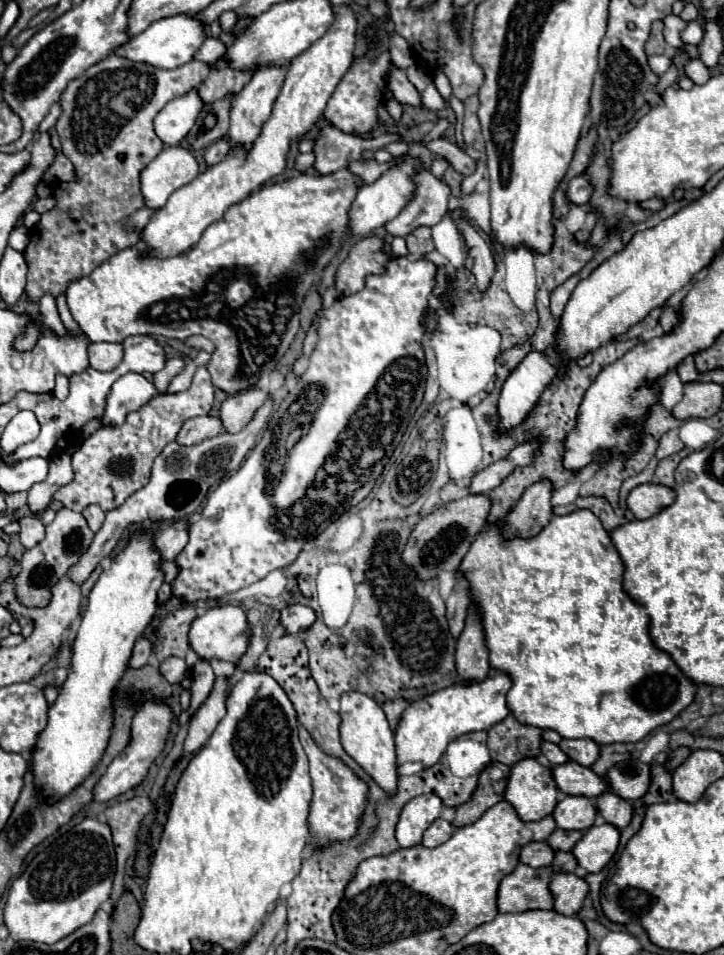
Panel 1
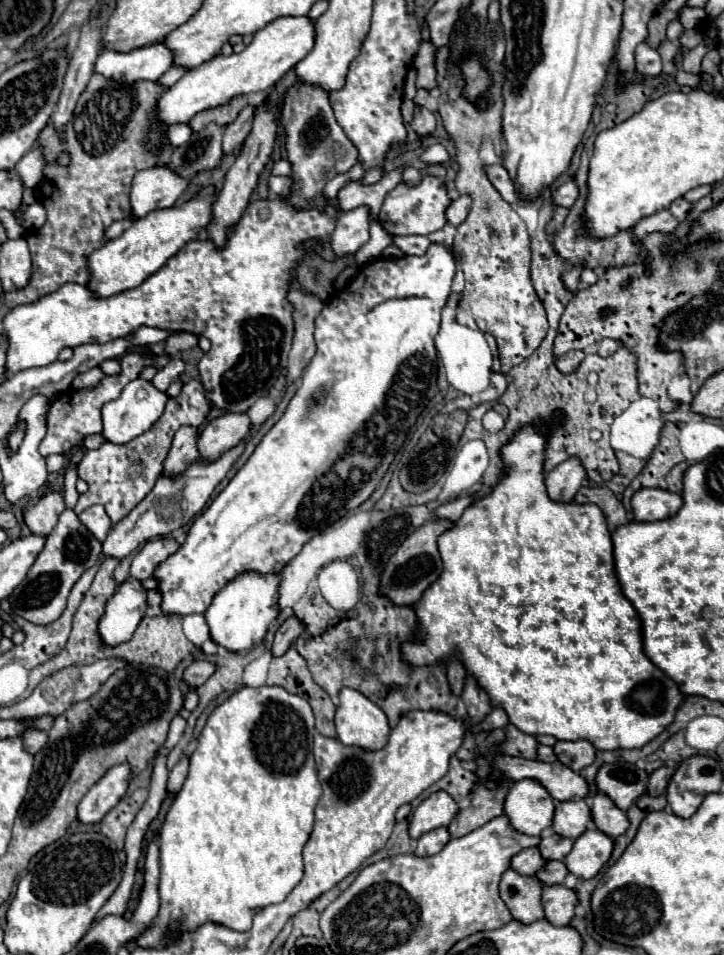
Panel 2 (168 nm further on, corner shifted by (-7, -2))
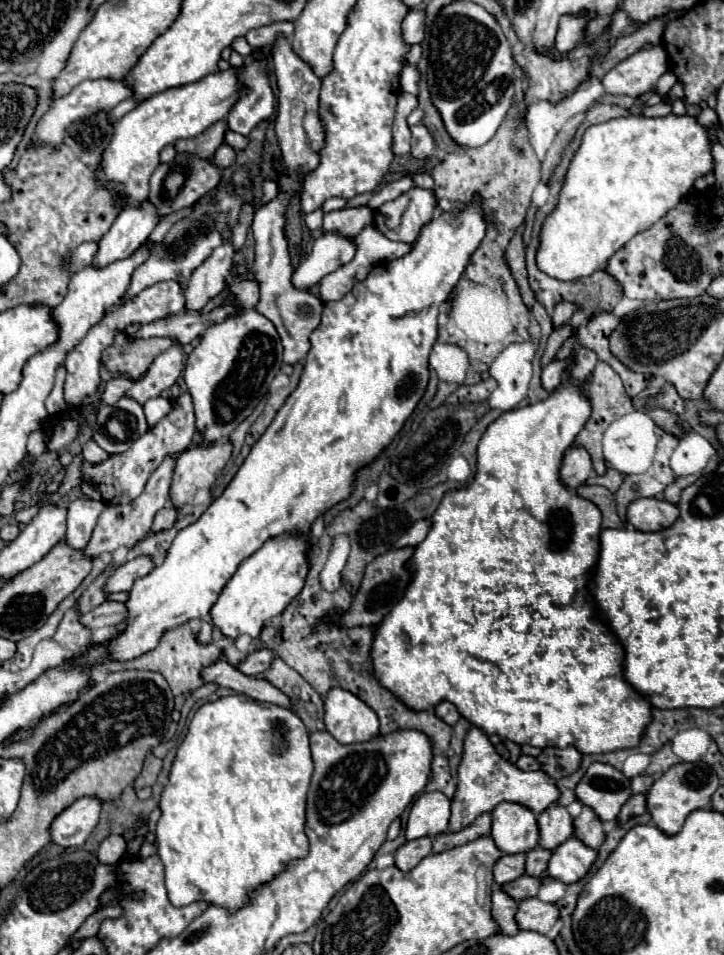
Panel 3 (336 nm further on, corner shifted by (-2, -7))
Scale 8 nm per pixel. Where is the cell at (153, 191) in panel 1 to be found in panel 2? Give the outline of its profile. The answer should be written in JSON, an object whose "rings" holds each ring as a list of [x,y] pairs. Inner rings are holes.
{"rings":[[[156,165],[144,171],[138,171],[132,181],[130,217],[144,217],[154,209],[172,207],[176,199],[186,191],[188,179],[180,179],[176,171],[168,171],[168,165]]]}

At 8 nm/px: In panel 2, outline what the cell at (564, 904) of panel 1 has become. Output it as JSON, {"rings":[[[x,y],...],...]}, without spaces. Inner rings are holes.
{"rings":[[[546,885],[542,889],[542,905],[546,911],[546,919],[552,925],[568,925],[574,917],[578,895],[574,889],[568,889],[564,885]]]}

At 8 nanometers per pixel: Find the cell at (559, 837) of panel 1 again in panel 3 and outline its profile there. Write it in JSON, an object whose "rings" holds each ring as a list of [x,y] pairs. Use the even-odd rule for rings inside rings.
{"rings":[[[541,846],[533,848],[527,852],[527,862],[525,862],[525,874],[527,876],[541,876],[547,870],[547,862],[551,858],[551,850],[545,850]]]}

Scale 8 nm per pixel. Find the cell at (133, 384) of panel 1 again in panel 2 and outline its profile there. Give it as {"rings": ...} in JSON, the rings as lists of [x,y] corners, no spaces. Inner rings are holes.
{"rings":[[[140,377],[130,381],[118,399],[114,399],[102,407],[102,419],[104,419],[102,433],[104,433],[104,437],[112,443],[118,443],[118,445],[132,441],[134,437],[148,431],[160,419],[160,415],[164,413],[166,401],[168,401],[168,395],[162,391],[156,391],[156,387],[152,387],[150,381],[144,381]]]}

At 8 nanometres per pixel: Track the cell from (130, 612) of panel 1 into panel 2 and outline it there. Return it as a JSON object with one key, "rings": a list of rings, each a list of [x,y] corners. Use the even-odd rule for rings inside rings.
{"rings":[[[126,579],[116,587],[98,619],[98,635],[106,647],[118,647],[132,639],[136,627],[146,617],[146,593],[148,591],[138,579]]]}

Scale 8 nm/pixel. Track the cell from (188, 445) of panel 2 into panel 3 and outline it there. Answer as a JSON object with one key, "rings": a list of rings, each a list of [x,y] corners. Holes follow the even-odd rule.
{"rings":[[[165,458],[165,462],[151,474],[143,494],[139,498],[135,498],[129,504],[107,504],[105,510],[101,512],[97,526],[93,530],[93,536],[87,544],[87,548],[83,550],[85,558],[95,558],[103,552],[115,552],[119,546],[125,548],[133,548],[135,544],[139,544],[143,538],[147,538],[151,534],[151,524],[155,518],[155,512],[159,512],[159,508],[167,506],[169,502],[169,488],[171,488],[171,478],[173,478],[173,468],[175,468],[175,458]]]}

